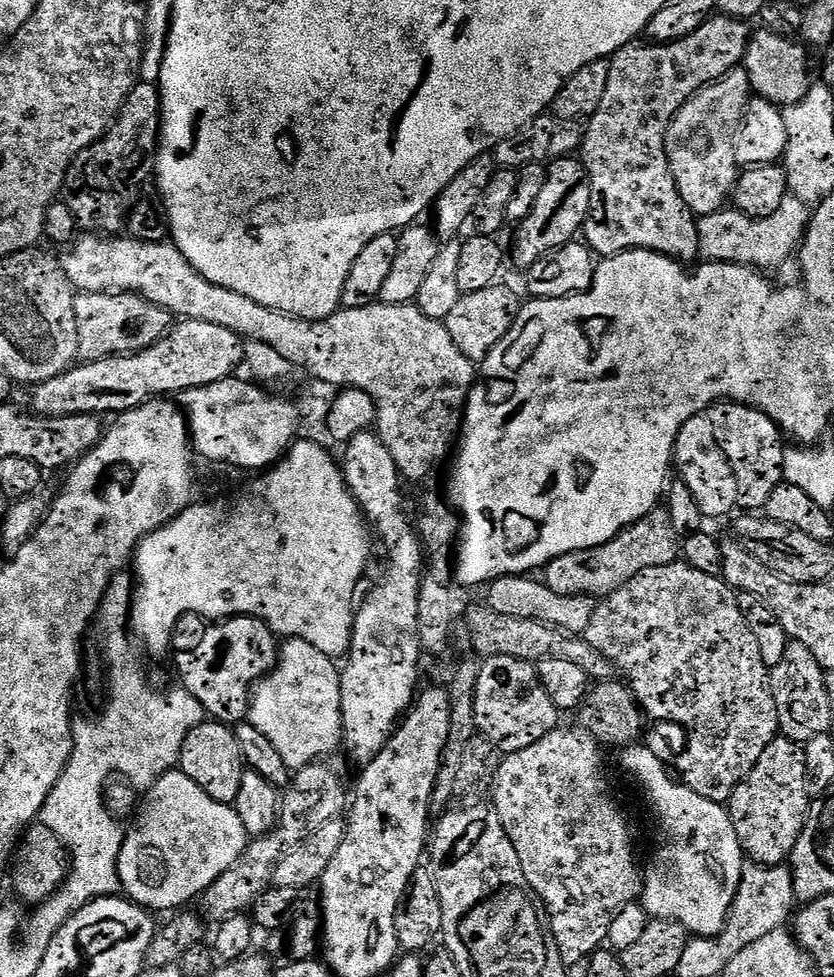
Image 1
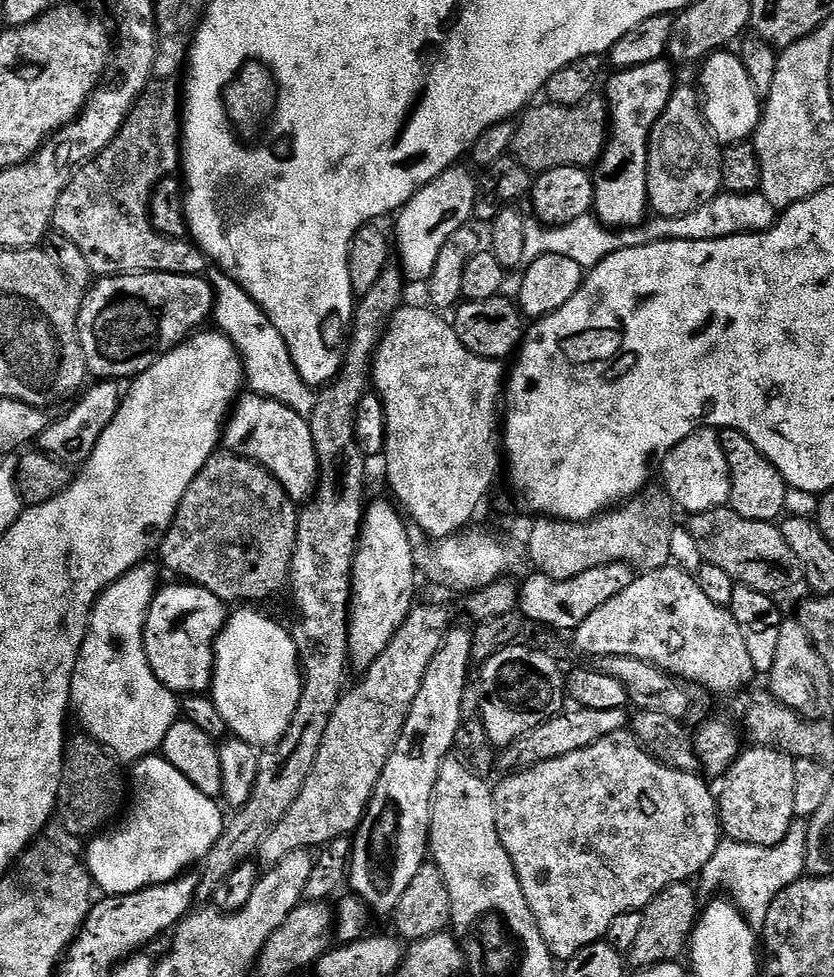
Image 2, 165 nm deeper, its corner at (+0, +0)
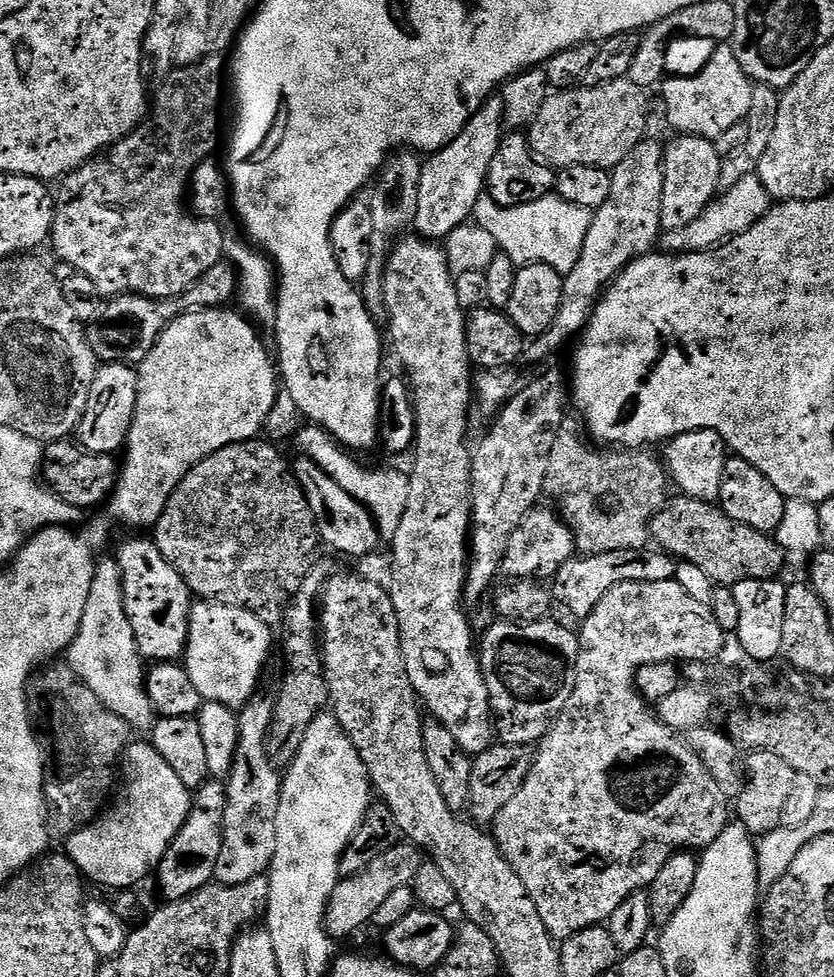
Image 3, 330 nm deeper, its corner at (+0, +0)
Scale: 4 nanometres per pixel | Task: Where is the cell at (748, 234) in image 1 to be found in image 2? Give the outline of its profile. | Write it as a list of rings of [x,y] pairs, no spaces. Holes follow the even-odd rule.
[[[727,190],[721,191],[719,196],[706,202],[706,206],[690,210],[690,214],[656,216],[639,224],[637,228],[613,230],[601,224],[592,214],[578,218],[574,222],[566,222],[557,228],[532,218],[525,226],[524,259],[531,262],[546,254],[562,254],[562,258],[574,258],[574,262],[578,262],[580,268],[591,270],[598,266],[598,262],[602,262],[620,248],[637,248],[657,240],[717,240],[737,236],[743,232],[765,232],[777,219],[778,209],[766,199],[763,192],[738,194]]]

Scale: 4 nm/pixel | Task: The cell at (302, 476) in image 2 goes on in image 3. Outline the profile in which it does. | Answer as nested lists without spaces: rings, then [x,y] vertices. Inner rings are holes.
[[[305,456],[297,457],[293,463],[293,472],[297,482],[303,488],[310,508],[315,514],[321,541],[348,556],[364,556],[372,553],[382,542],[376,522],[362,503],[356,501],[344,488],[340,488],[334,479],[313,460]]]

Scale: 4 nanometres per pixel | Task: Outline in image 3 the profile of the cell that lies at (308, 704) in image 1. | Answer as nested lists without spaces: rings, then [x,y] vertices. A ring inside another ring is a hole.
[[[211,602],[193,603],[188,648],[182,663],[204,701],[239,710],[257,695],[264,663],[272,652],[272,632],[269,625],[241,608]]]

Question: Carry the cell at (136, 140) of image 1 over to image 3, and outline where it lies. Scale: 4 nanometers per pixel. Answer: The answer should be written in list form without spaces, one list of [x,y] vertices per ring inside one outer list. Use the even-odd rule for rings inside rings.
[[[219,55],[208,56],[204,60],[199,60],[197,64],[186,64],[183,66],[173,67],[167,76],[159,81],[160,89],[153,95],[150,100],[150,115],[140,125],[129,134],[124,136],[117,144],[107,149],[106,154],[101,154],[77,168],[74,172],[69,172],[63,177],[60,188],[60,196],[54,200],[54,215],[52,218],[52,234],[50,237],[50,245],[58,255],[64,259],[65,265],[71,266],[76,271],[86,274],[86,278],[90,278],[90,282],[94,282],[94,286],[98,286],[101,296],[105,298],[115,298],[118,296],[146,296],[154,300],[176,299],[177,296],[184,295],[198,283],[206,274],[206,270],[210,270],[210,266],[221,263],[222,257],[225,255],[224,247],[225,233],[220,230],[221,225],[214,220],[198,220],[191,215],[186,207],[186,193],[188,183],[192,177],[192,172],[205,159],[203,144],[212,144],[220,136],[220,99],[224,96],[224,88],[226,92],[226,64],[220,61]]]

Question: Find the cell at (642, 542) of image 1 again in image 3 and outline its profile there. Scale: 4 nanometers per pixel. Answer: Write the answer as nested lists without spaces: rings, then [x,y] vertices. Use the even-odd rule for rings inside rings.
[[[565,415],[550,449],[544,490],[560,503],[558,511],[574,534],[577,553],[593,556],[610,554],[610,550],[649,547],[652,519],[670,499],[667,467],[663,459],[655,460],[650,453],[601,450],[590,442],[583,423],[575,415]]]

